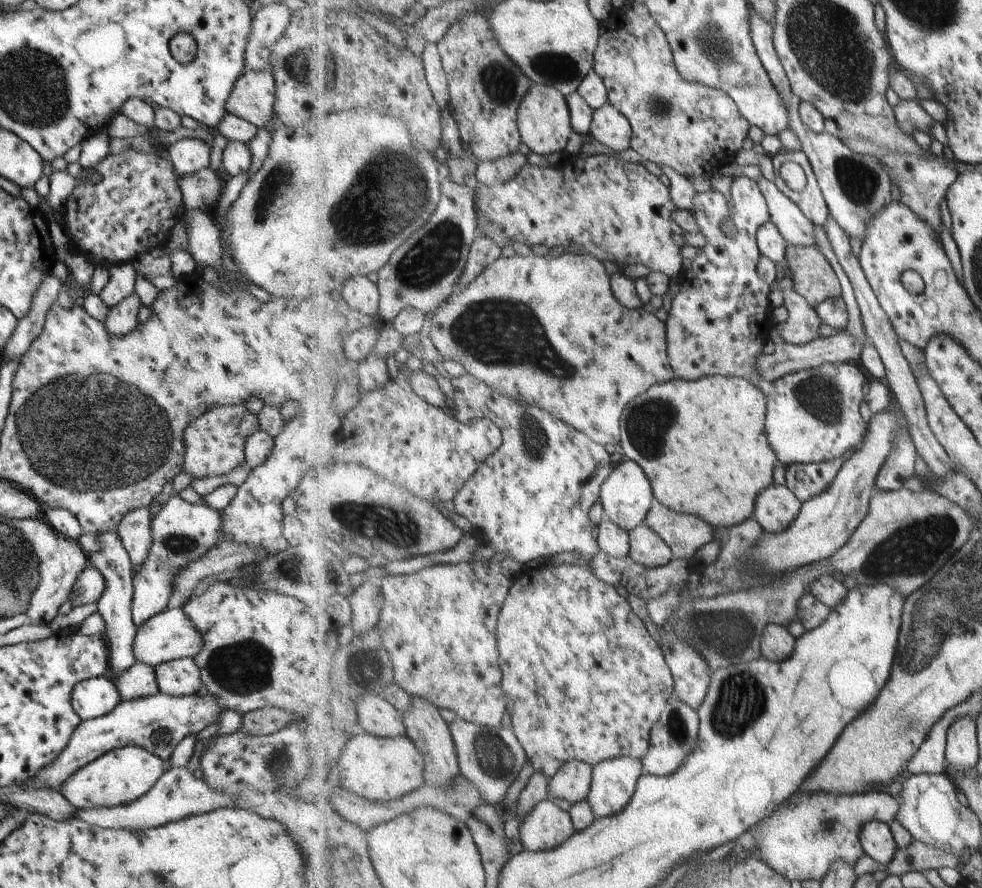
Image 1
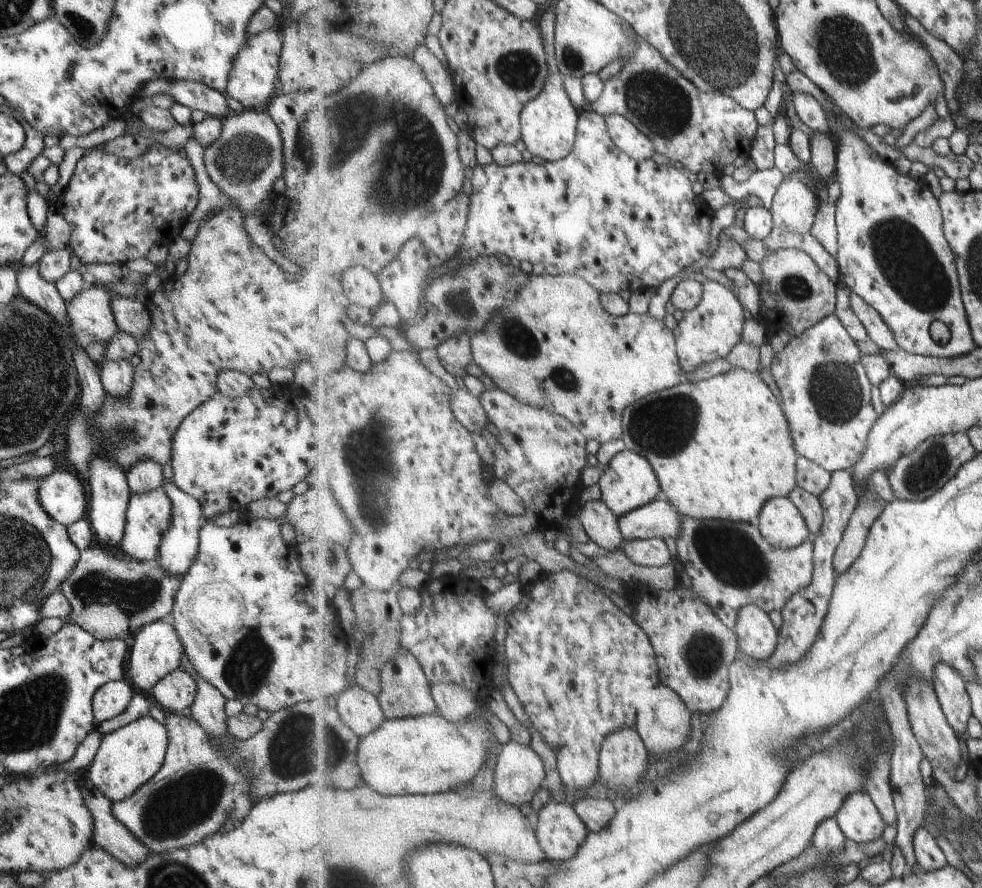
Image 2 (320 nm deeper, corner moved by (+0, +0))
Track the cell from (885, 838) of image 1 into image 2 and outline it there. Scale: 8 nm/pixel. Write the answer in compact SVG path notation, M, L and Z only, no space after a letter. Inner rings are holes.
M866 791L851 794L835 818L845 837L861 844L881 838L887 828L879 808Z

